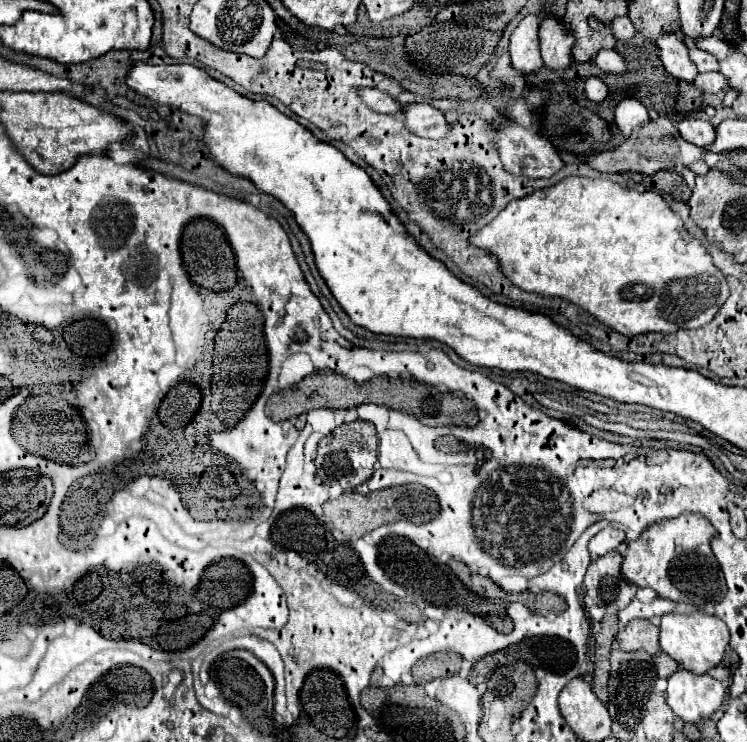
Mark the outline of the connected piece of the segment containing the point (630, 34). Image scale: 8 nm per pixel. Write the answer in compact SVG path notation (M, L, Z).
M628 16L616 18L616 20L612 22L612 32L614 32L614 36L620 38L620 40L630 40L630 38L634 38L634 36L638 34L636 26L632 24L632 20L630 20Z

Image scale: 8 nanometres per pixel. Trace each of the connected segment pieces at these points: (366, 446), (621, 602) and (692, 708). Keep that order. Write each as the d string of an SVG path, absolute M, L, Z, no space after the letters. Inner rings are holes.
M356 420L350 424L342 424L336 428L328 438L322 438L318 444L316 476L322 484L340 484L344 490L354 490L354 486L362 484L366 478L372 476L372 466L376 462L378 452L378 436L376 426L368 420Z
M614 550L594 560L588 566L588 572L584 578L586 594L602 608L606 606L614 606L618 610L624 608L638 590L632 582L628 582L620 574L620 564L622 564L622 556Z
M684 668L668 678L668 706L684 722L698 722L714 714L724 700L726 688L708 674L692 674Z

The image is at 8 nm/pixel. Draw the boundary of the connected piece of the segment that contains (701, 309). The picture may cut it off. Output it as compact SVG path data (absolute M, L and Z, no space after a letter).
M568 176L564 180L560 180L558 184L550 186L550 188L542 188L536 190L534 194L528 194L524 198L512 200L506 204L506 208L490 222L486 224L480 232L476 232L470 238L470 244L492 254L498 264L500 264L500 272L504 272L504 276L518 288L522 288L524 292L534 292L540 296L558 296L562 300L568 300L576 306L580 306L582 310L586 310L590 316L594 316L598 322L606 324L608 328L632 338L636 334L646 334L646 332L660 332L660 334L672 334L678 328L700 328L706 322L712 320L712 316L716 314L718 306L728 298L728 284L722 276L722 272L712 264L712 258L708 256L706 248L694 240L678 214L674 214L666 200L658 194L658 192L636 192L636 190L628 190L612 180L602 180L602 178L586 178L586 176Z

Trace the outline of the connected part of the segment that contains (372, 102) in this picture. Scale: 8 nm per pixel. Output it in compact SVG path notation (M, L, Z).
M360 88L360 100L364 100L364 104L368 104L368 108L372 108L374 112L382 112L382 114L400 112L400 104L378 88Z

